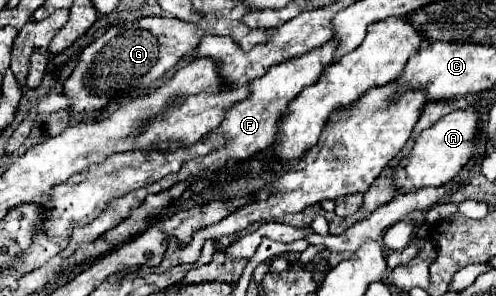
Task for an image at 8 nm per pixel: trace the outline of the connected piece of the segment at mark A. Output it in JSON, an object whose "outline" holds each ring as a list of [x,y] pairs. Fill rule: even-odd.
{"outline":[[[475,107],[451,111],[447,117],[441,117],[431,129],[425,129],[411,149],[409,157],[399,163],[399,191],[411,193],[421,187],[441,187],[451,181],[473,157],[475,137],[479,131],[479,113]]]}

